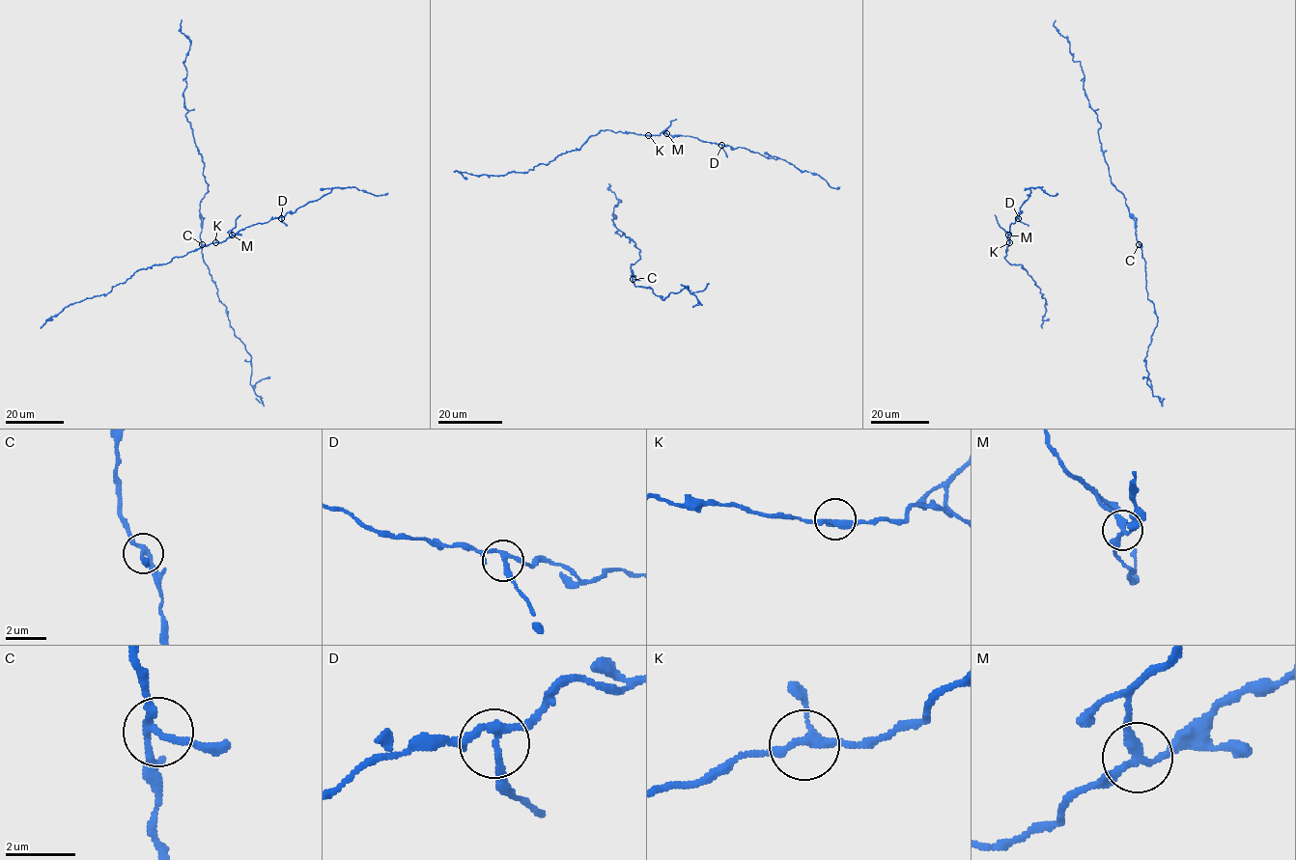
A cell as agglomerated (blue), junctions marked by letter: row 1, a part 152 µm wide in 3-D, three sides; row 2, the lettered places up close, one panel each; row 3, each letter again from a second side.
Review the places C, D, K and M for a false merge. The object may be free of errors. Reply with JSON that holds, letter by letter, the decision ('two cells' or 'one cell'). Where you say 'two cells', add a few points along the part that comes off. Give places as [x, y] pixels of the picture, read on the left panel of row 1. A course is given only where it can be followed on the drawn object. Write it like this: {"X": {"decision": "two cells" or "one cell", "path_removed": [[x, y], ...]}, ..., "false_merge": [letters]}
{"C": {"decision": "one cell"}, "D": {"decision": "one cell"}, "K": {"decision": "one cell"}, "M": {"decision": "two cells", "path_removed": [[233, 235], [236, 220], [240, 215]]}, "false_merge": ["M"]}

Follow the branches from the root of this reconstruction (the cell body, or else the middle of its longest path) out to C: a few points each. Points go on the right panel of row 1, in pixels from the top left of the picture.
C: (1111, 182), (1124, 195), (1129, 215), (1135, 221), (1139, 244)

